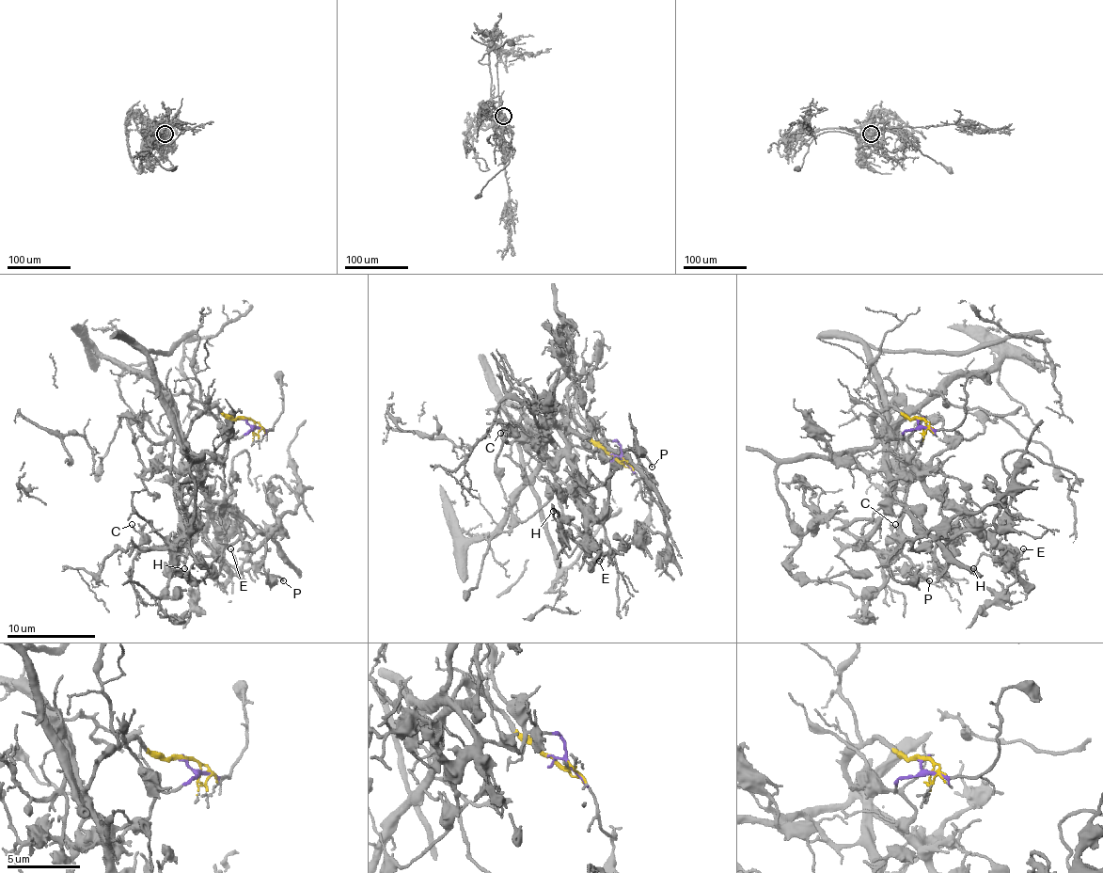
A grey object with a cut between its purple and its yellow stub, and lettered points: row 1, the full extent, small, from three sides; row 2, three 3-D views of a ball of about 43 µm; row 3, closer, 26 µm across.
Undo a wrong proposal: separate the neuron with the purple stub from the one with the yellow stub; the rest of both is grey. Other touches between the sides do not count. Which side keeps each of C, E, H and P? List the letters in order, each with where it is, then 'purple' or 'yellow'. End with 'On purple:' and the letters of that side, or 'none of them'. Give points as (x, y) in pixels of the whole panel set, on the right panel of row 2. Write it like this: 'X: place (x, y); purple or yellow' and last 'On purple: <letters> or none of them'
C: place (895, 524); purple
E: place (1023, 548); purple
H: place (973, 568); purple
P: place (929, 580); purple
On purple: C, E, H, P

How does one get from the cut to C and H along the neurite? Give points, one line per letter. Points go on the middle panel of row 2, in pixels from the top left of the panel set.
C: (614, 456), (616, 441), (554, 456), (545, 452), (547, 438), (510, 423), (501, 432)
H: (614, 456), (621, 454), (616, 441), (598, 441), (591, 452), (570, 450), (585, 527), (581, 540), (552, 512)

